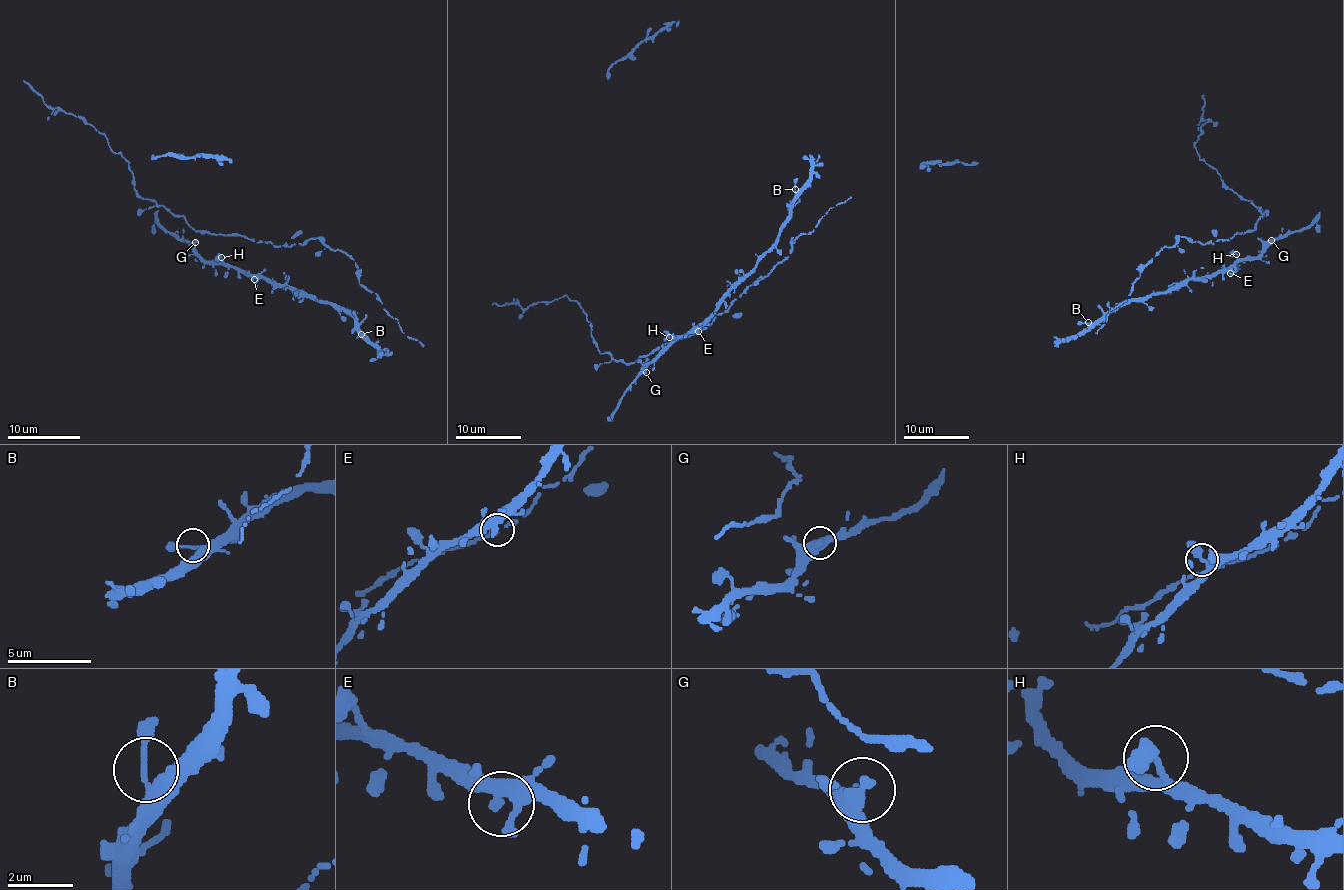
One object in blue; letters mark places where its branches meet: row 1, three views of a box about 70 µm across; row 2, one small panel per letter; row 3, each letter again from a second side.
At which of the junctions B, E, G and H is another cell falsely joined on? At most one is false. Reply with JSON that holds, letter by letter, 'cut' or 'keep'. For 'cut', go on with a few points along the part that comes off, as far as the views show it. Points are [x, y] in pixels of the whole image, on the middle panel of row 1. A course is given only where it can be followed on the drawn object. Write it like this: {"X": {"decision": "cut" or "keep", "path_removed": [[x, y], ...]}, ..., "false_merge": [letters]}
{"B": {"decision": "keep"}, "E": {"decision": "keep"}, "G": {"decision": "keep"}, "H": {"decision": "keep"}, "false_merge": []}

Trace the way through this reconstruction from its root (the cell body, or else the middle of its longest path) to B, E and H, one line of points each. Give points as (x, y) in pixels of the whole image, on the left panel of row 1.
B: (142, 199), (182, 215), (195, 232), (195, 250), (206, 261), (328, 301), (347, 312), (361, 334)
E: (142, 199), (153, 199), (175, 215), (182, 215), (195, 232), (195, 250), (206, 261), (230, 265), (254, 279)
H: (142, 199), (153, 199), (175, 215), (184, 217), (195, 232), (195, 252), (204, 261), (223, 263), (221, 257)

